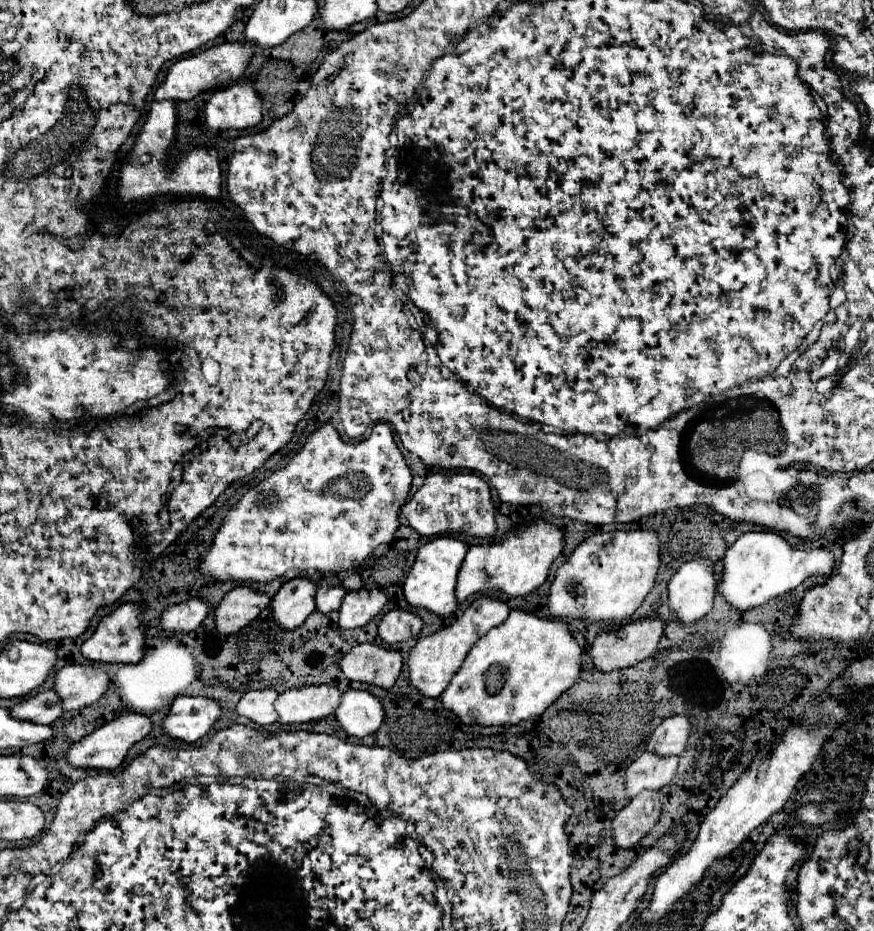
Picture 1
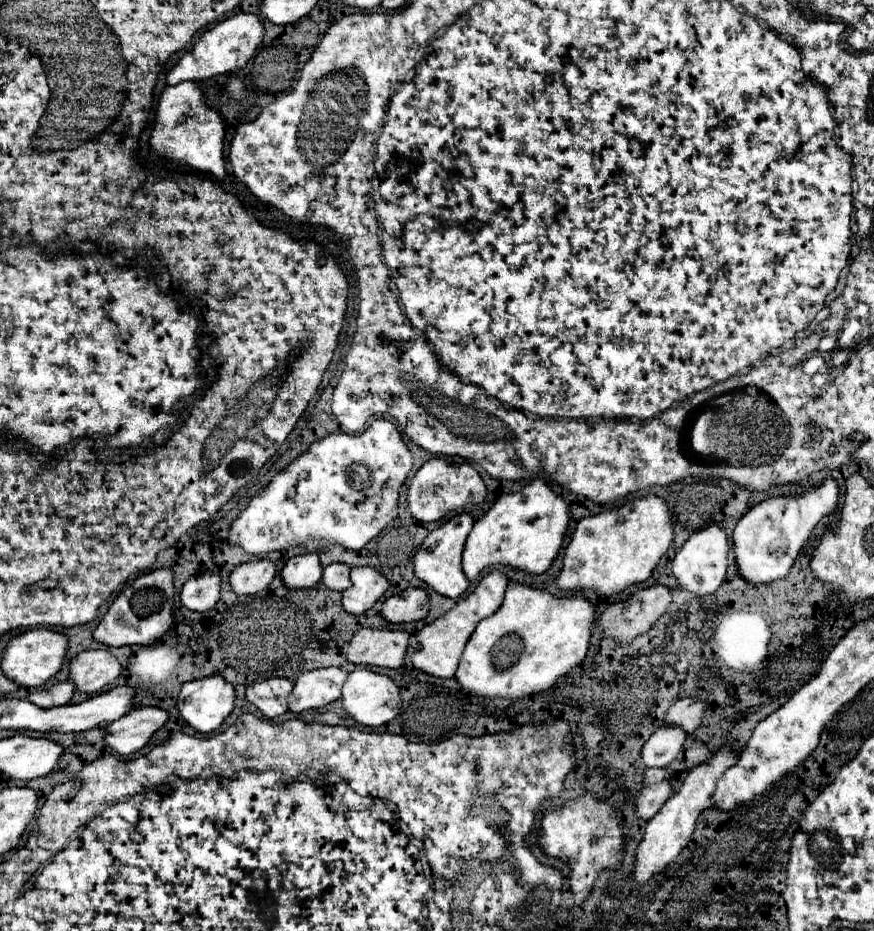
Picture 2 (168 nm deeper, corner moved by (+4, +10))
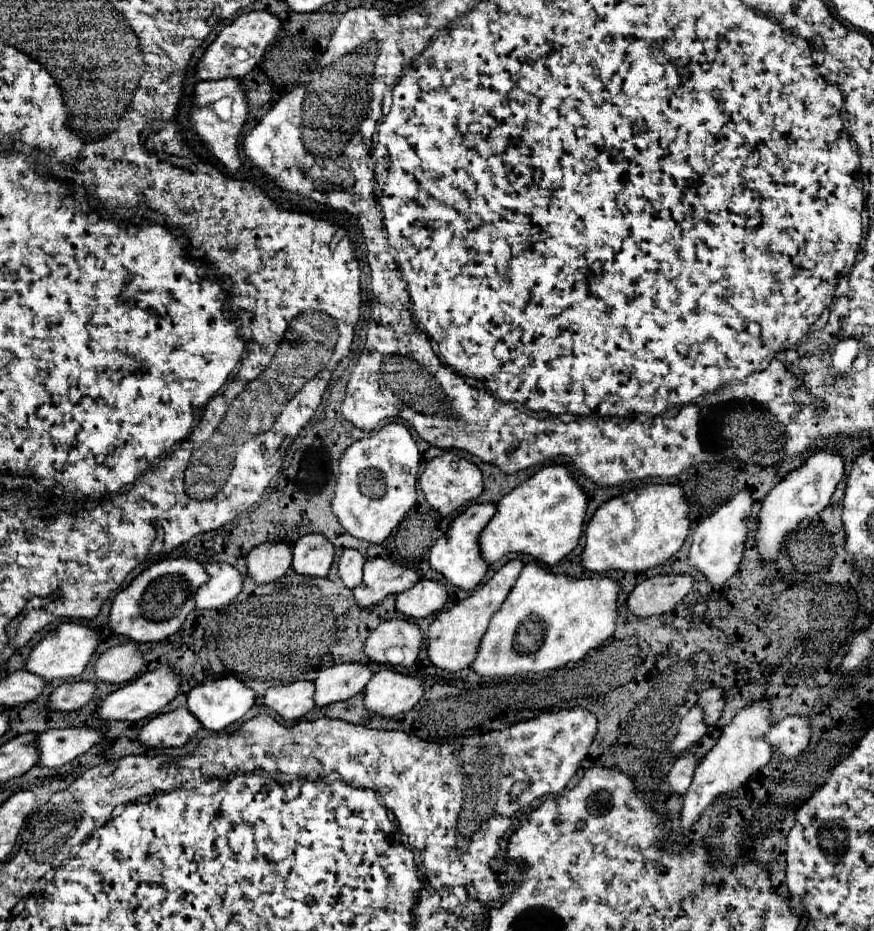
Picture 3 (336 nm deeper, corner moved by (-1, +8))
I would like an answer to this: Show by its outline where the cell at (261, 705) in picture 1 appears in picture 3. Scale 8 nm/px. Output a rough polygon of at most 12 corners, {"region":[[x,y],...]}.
{"region":[[298,680],[268,688],[264,704],[284,720],[314,708],[314,684]]}

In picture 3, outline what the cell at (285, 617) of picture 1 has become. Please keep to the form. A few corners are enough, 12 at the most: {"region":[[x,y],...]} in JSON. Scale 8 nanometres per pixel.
{"region":[[322,534],[294,544],[292,568],[304,576],[326,576],[334,546]]}

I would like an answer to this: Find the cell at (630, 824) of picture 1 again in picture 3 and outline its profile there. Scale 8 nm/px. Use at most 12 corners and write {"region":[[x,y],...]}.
{"region":[[692,754],[676,758],[668,772],[668,788],[682,796],[696,766]]}

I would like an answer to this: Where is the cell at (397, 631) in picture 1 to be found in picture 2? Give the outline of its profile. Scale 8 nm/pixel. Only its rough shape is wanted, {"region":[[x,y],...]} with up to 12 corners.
{"region":[[407,588],[383,602],[393,624],[423,620],[429,594]]}

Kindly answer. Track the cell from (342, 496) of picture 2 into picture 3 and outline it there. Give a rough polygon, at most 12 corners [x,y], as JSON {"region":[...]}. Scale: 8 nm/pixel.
{"region":[[386,424],[340,456],[332,514],[382,544],[416,502],[420,452]]}

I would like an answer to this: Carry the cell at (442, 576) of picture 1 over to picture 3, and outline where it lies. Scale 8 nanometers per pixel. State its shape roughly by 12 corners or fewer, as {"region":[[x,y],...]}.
{"region":[[472,504],[432,546],[430,566],[472,592],[488,566],[478,534],[496,512]]}

